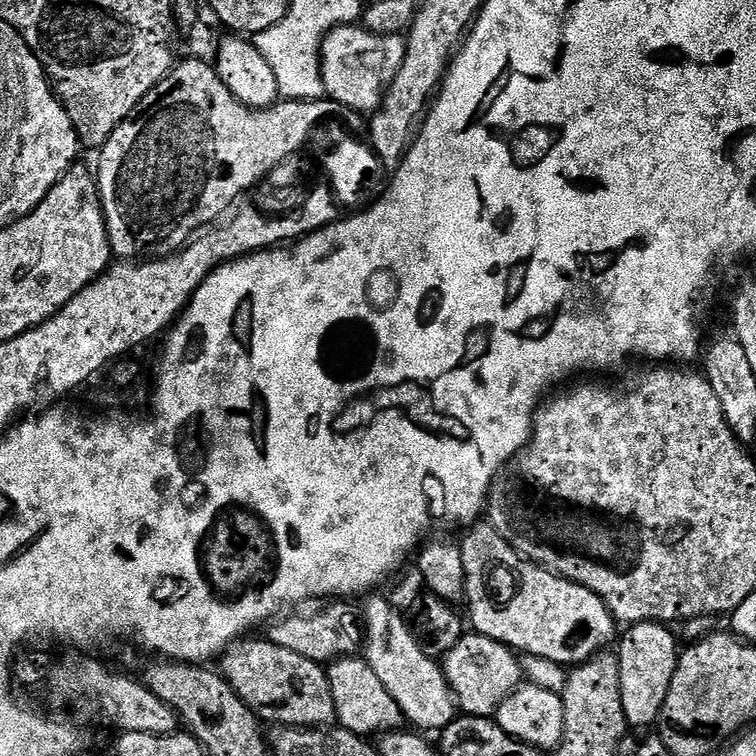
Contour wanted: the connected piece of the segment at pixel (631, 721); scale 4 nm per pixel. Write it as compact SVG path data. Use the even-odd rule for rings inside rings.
M636 622L624 636L620 644L620 685L622 686L622 710L628 719L629 729L648 730L657 723L670 690L670 678L678 659L678 647L672 637L673 629L659 622Z

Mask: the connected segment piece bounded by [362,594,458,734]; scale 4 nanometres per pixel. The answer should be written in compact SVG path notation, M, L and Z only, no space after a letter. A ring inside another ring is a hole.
M380 594L369 595L368 605L362 608L362 620L366 625L363 659L367 660L374 674L378 674L382 686L390 690L394 702L398 702L398 706L404 711L405 721L413 729L424 734L439 733L458 715L456 695L444 676L443 667L429 655L424 644L420 645L416 641L415 634L408 629L407 622L403 620L405 617L398 614L397 608L383 595L376 595Z

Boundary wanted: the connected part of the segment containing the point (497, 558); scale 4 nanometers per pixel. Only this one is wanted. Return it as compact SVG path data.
M487 522L477 523L475 526L467 529L468 537L462 540L460 544L460 553L462 554L462 566L466 566L466 586L464 587L464 600L468 604L467 619L472 619L472 624L477 633L486 638L494 638L498 642L502 642L515 650L517 653L525 654L529 652L532 656L541 656L544 660L549 660L552 664L568 664L567 666L575 666L583 664L593 654L599 653L601 650L609 647L608 643L612 640L612 635L615 634L618 628L617 621L613 620L612 612L602 602L602 598L598 598L598 594L594 594L590 590L586 590L586 586L570 582L566 578L562 578L558 573L552 572L549 568L541 568L540 565L532 563L530 560L525 560L520 553L515 552L506 542L506 538L502 538L502 534L498 534L495 528Z

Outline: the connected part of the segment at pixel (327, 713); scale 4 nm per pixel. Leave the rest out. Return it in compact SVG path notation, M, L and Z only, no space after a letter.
M241 638L231 644L219 657L219 671L237 694L246 702L246 706L254 709L261 721L277 720L277 725L295 728L297 730L320 730L325 726L337 723L334 694L330 690L328 673L325 665L314 662L310 658L302 658L302 654L294 654L286 646L278 646L272 640L261 638Z

